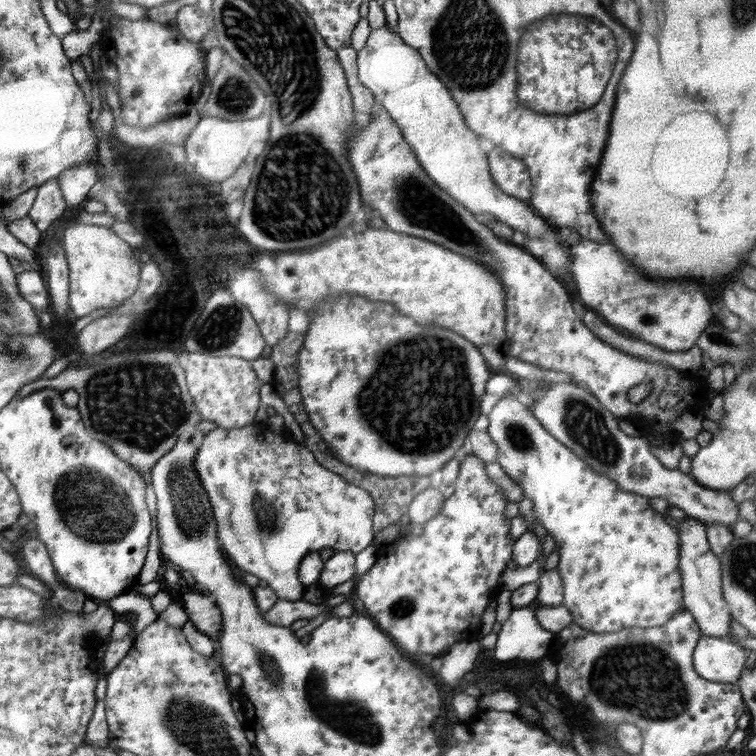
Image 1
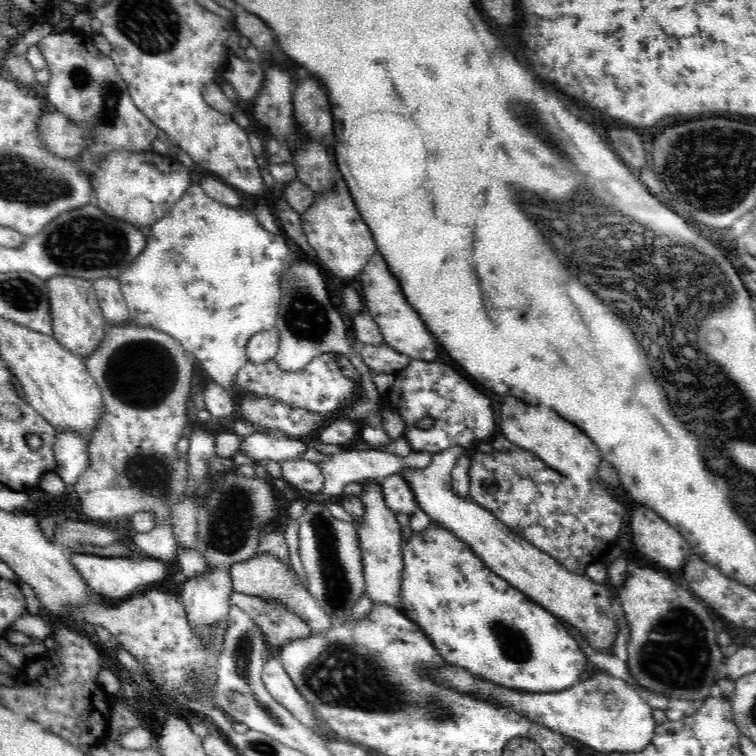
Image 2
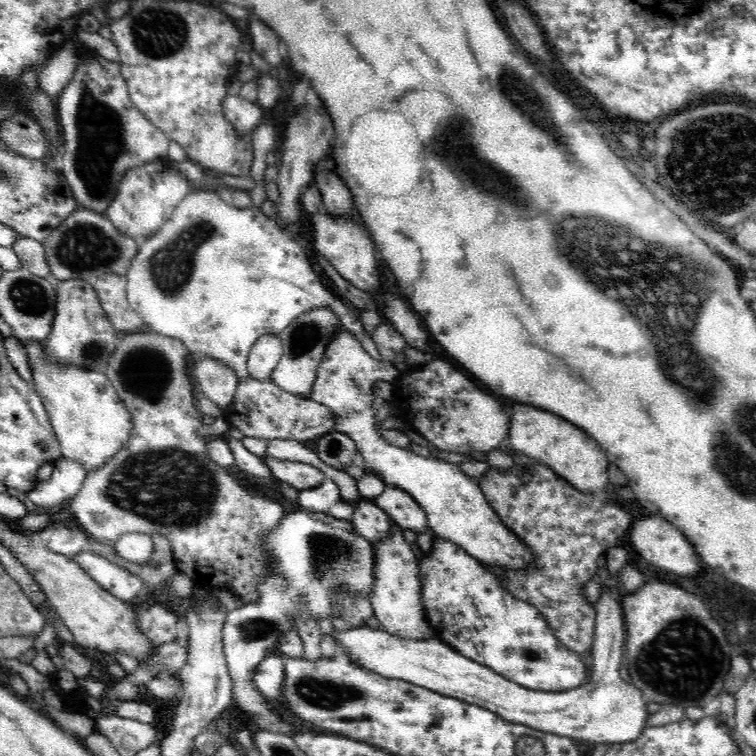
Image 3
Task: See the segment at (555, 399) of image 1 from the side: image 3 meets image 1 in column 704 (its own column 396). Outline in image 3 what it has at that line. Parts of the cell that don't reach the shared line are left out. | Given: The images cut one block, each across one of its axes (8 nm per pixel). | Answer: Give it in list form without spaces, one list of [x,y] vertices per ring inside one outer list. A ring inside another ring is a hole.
[[[385,485],[384,492],[374,501],[402,530],[420,534],[429,526],[424,509],[400,488]]]

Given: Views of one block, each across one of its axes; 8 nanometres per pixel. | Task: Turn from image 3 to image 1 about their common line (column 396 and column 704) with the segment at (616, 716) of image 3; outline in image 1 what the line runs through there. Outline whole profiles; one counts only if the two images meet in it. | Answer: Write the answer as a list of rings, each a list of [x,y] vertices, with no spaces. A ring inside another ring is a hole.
[[[702,635],[693,652],[693,667],[698,676],[710,682],[738,684],[748,654],[749,650],[734,639]]]

